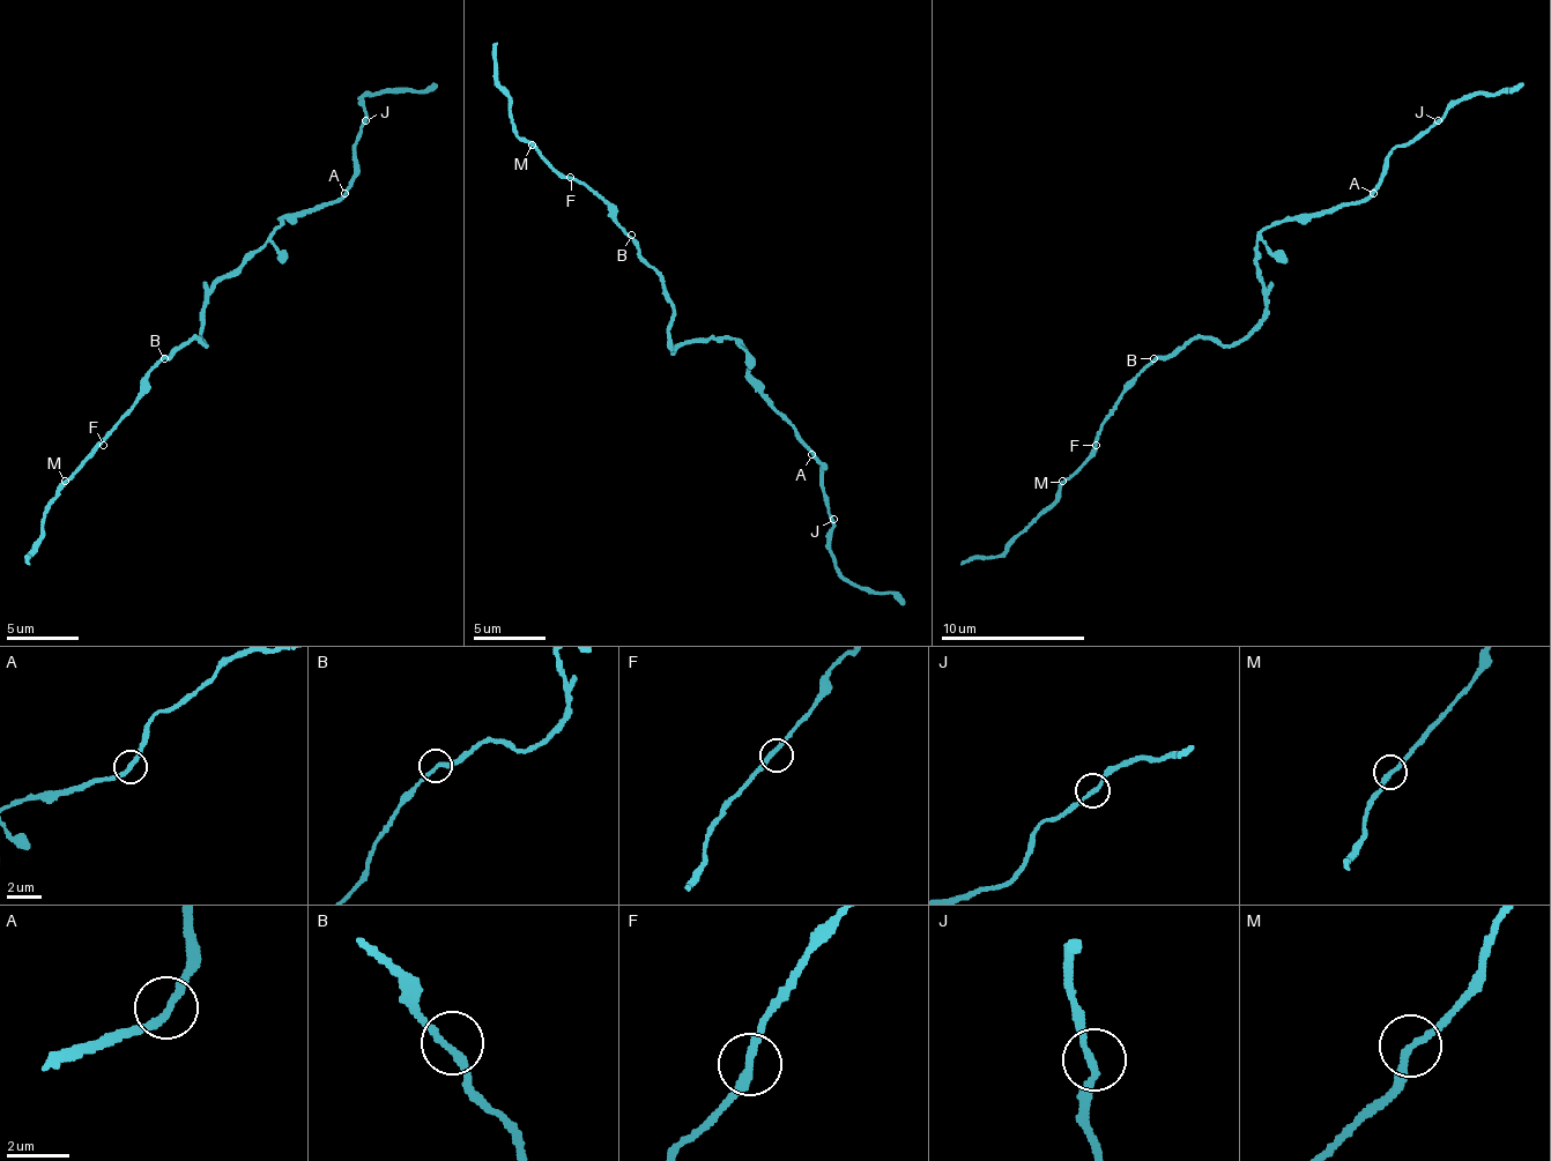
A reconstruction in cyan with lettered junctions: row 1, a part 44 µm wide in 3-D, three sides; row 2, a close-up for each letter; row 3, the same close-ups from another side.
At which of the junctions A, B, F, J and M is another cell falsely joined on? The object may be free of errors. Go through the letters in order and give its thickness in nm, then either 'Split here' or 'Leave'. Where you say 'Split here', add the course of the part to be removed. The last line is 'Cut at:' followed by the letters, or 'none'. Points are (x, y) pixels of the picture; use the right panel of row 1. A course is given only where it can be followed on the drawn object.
A: Thickness 240 nm. Leave
B: Thickness 240 nm. Leave
F: Thickness 240 nm. Leave
J: Thickness 240 nm. Leave
M: Thickness 240 nm. Leave
Cut at: none

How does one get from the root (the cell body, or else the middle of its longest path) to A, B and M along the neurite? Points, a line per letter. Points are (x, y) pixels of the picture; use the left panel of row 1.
A: (203, 297), (236, 272), (265, 243), (268, 232), (280, 222), (312, 214), (319, 207), (333, 203), (344, 193)
B: (203, 297), (203, 343), (197, 336), (190, 336), (164, 358)
M: (203, 297), (203, 343), (197, 336), (190, 336), (149, 372), (146, 391), (132, 412), (64, 481)

